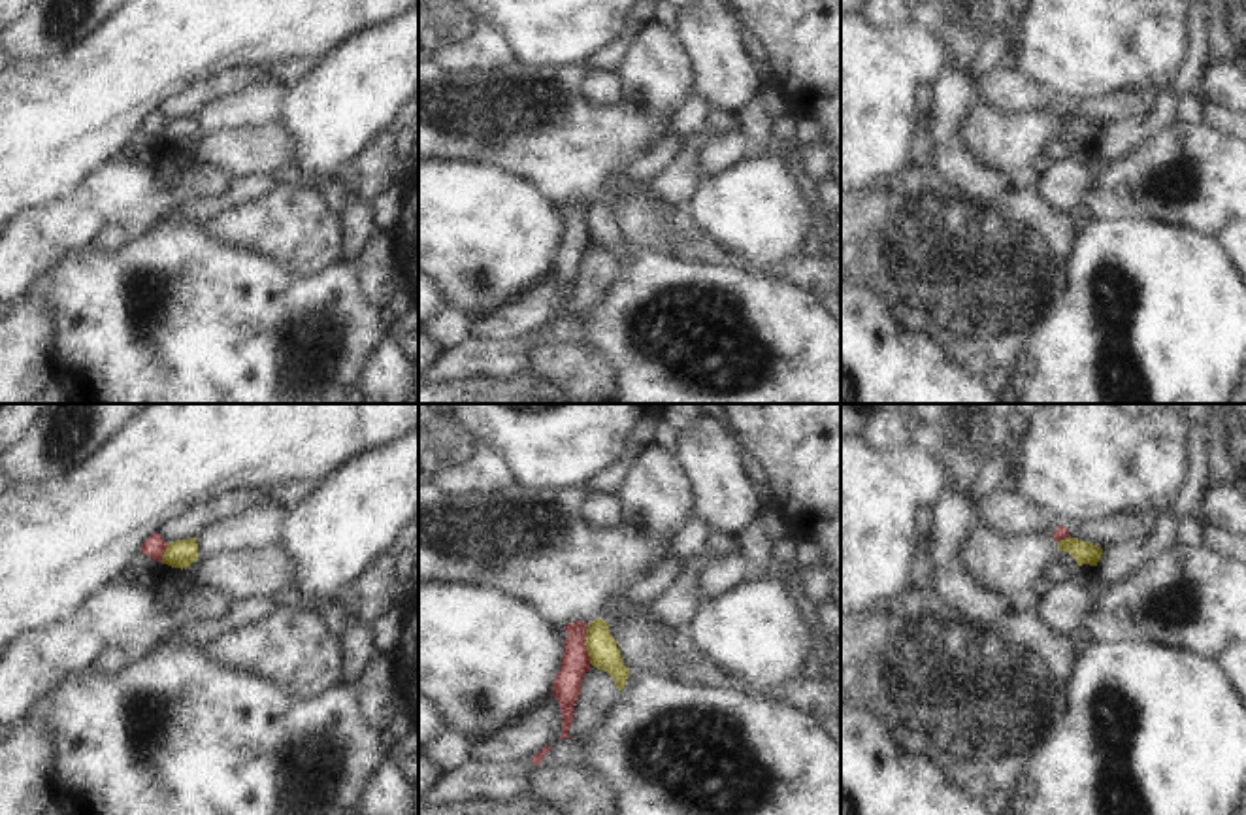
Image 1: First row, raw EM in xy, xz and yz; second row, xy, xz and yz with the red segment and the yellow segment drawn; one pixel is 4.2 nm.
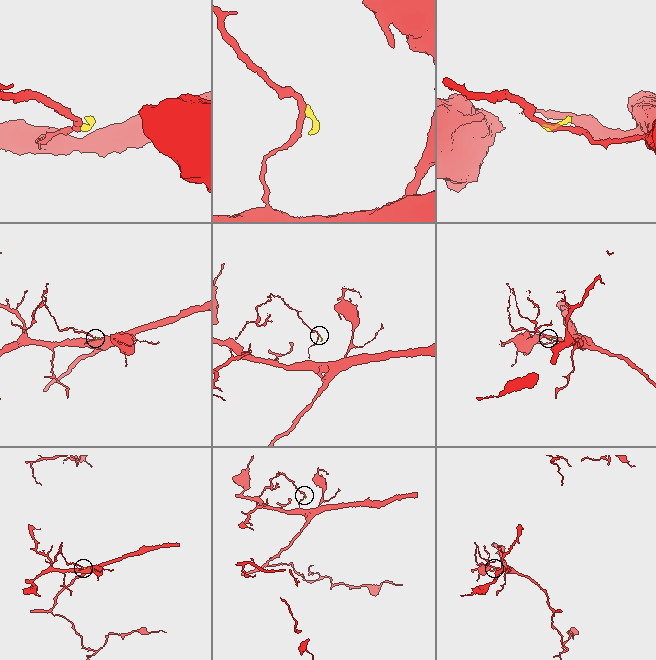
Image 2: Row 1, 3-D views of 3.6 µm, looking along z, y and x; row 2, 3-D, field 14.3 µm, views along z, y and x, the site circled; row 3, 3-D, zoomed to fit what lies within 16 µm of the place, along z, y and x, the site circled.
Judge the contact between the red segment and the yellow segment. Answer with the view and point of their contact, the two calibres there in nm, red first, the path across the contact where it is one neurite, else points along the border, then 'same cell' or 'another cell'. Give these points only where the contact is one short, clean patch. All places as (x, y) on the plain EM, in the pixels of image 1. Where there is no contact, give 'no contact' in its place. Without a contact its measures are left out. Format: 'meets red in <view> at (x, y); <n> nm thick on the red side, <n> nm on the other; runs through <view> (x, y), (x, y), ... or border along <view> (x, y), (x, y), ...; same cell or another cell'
meets red in xz at (585, 223); 130 nm thick on the red side, 130 nm on the other; border along xz (585, 206), (585, 227), (590, 240); another cell

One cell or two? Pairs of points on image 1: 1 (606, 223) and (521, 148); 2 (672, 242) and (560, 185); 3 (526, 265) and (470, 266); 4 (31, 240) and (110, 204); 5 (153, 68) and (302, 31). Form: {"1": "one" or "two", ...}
{"1": "one", "2": "two", "3": "one", "4": "one", "5": "one"}

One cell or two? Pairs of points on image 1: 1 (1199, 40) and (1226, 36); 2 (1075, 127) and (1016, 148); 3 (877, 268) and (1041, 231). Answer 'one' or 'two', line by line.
1: two
2: one
3: one

